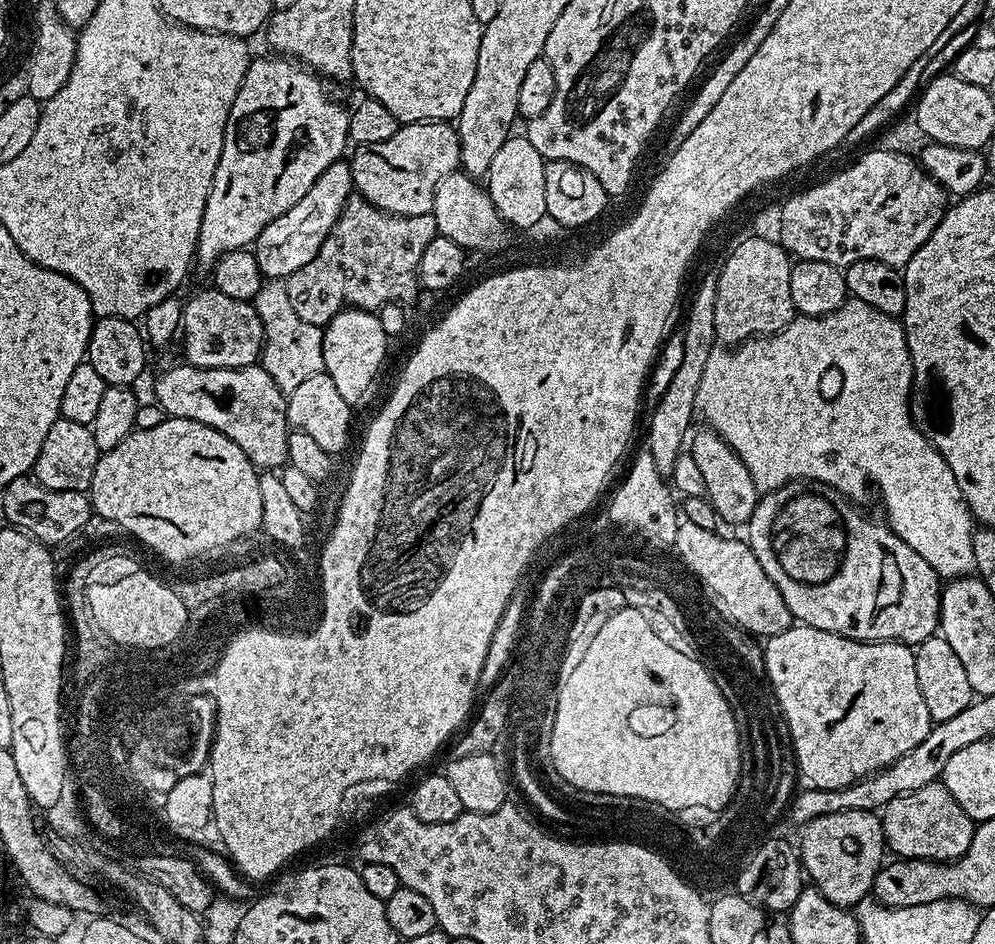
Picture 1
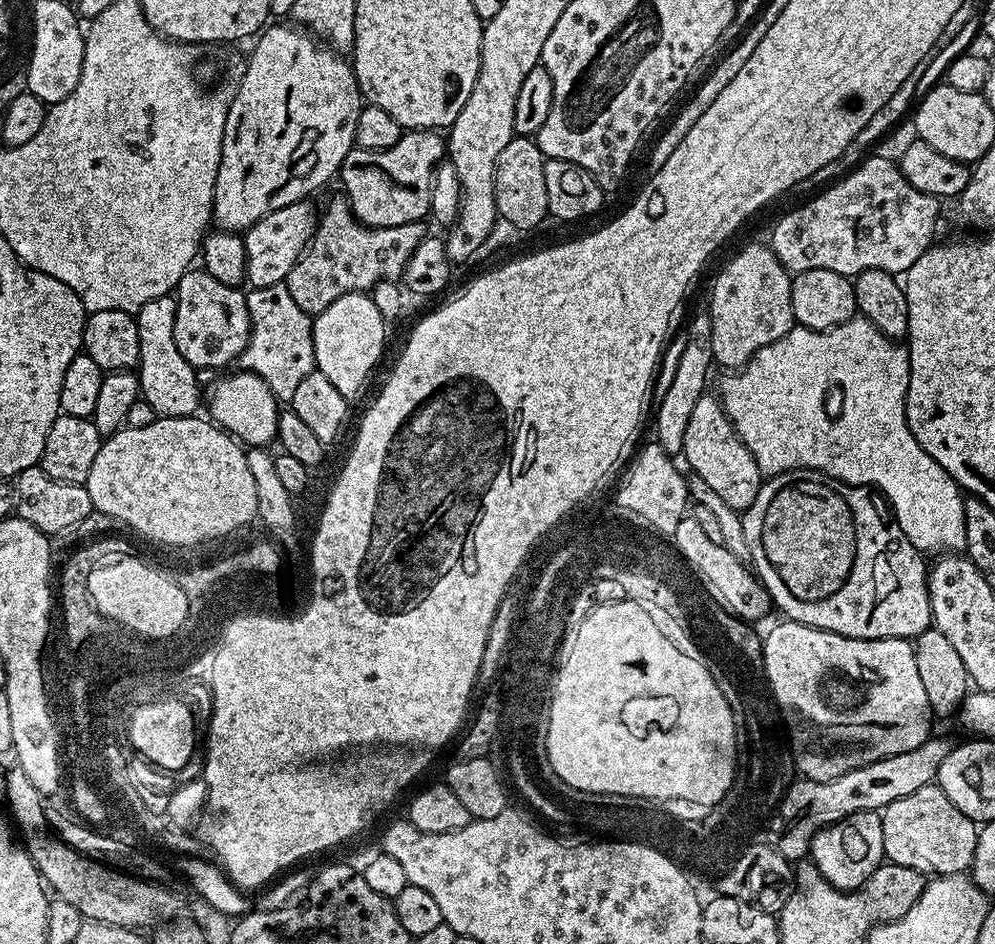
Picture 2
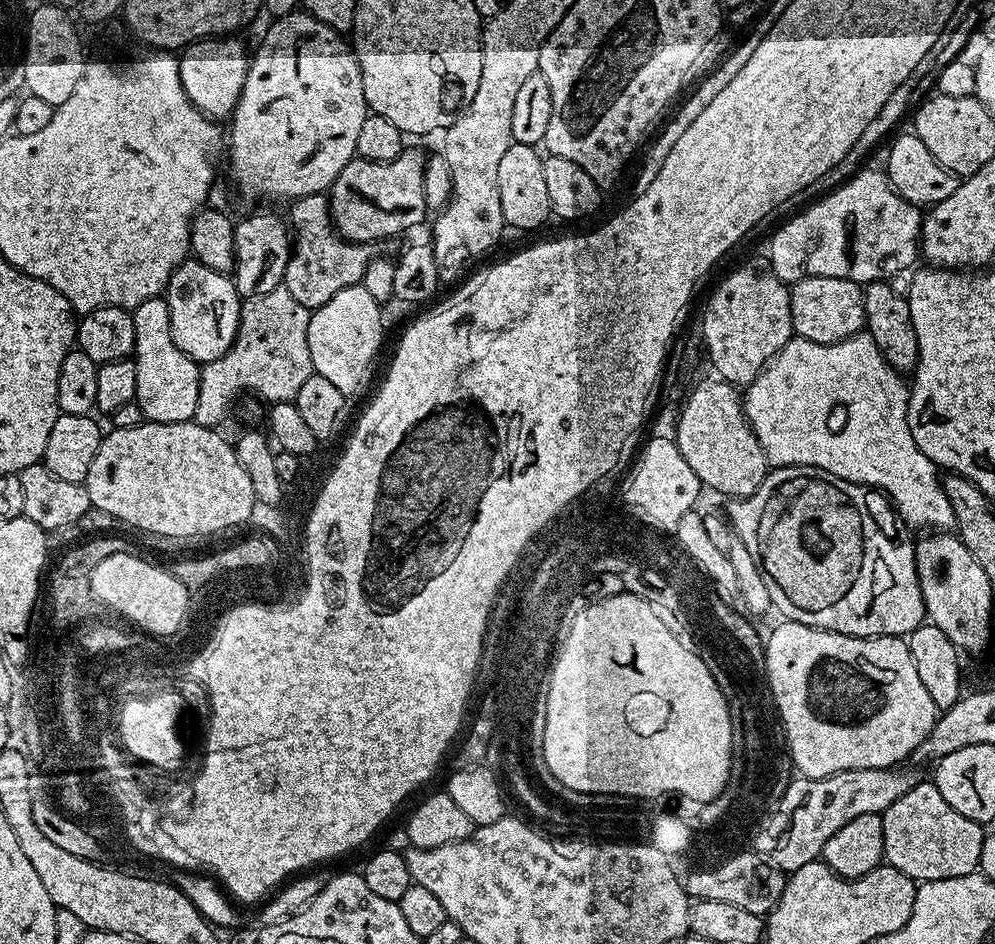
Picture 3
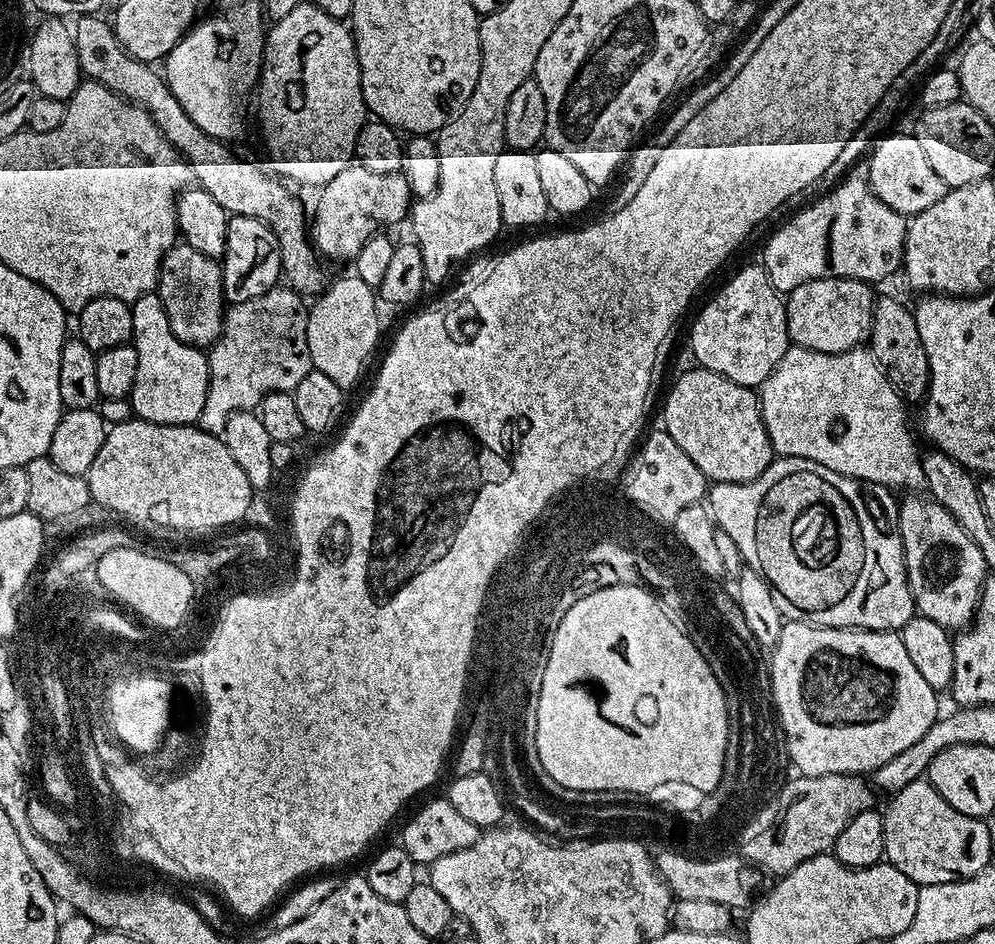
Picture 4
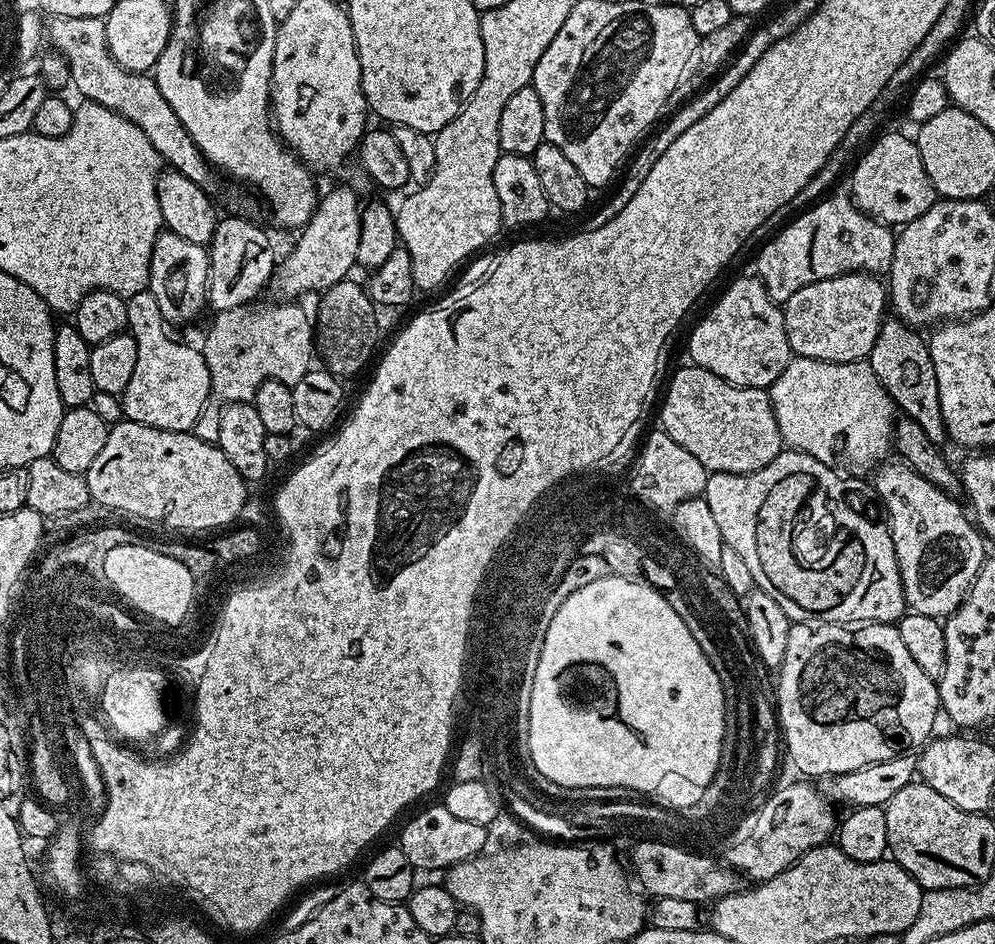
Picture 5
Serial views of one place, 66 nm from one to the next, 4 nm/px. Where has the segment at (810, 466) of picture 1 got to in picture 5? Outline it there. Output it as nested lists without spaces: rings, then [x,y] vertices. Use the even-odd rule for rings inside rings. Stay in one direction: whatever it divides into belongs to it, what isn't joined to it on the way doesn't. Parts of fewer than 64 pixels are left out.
[[[796,356],[789,360],[786,370],[782,370],[780,377],[773,382],[770,395],[780,439],[791,451],[805,452],[829,466],[837,463],[836,456],[844,455],[850,463],[869,469],[887,461],[893,451],[892,431],[896,428],[898,409],[874,370],[864,360],[822,362]]]

